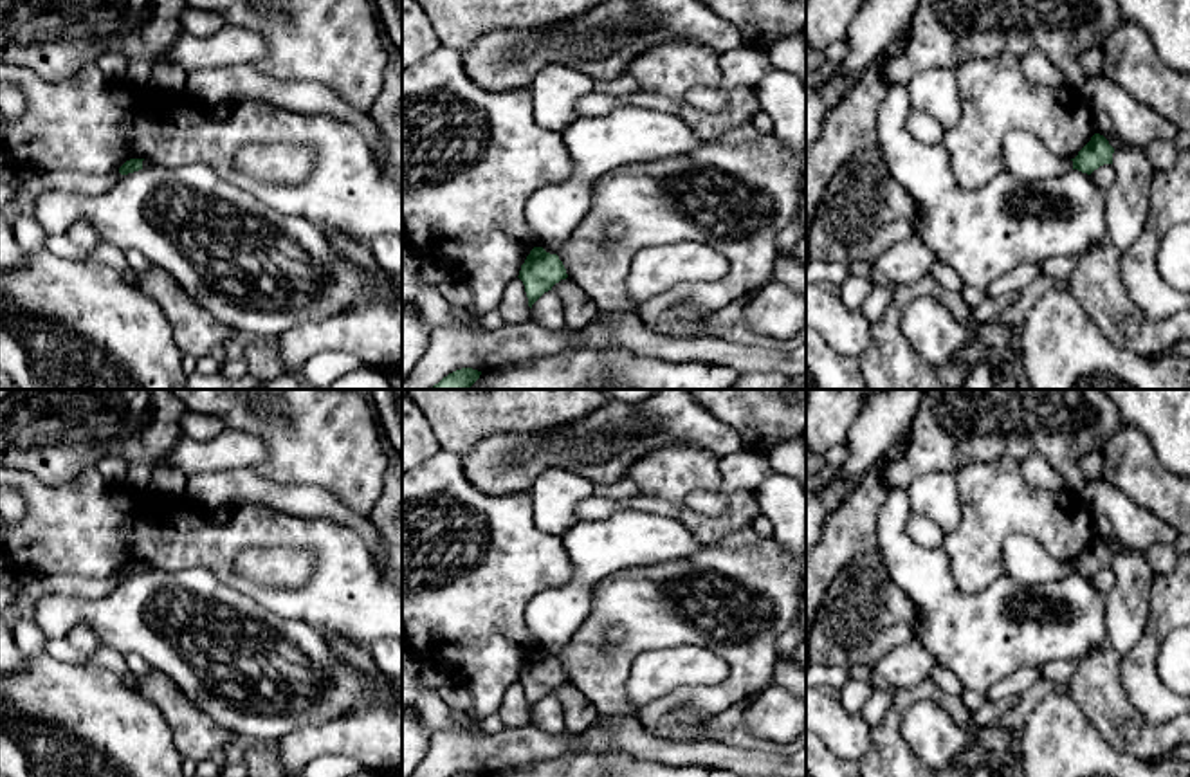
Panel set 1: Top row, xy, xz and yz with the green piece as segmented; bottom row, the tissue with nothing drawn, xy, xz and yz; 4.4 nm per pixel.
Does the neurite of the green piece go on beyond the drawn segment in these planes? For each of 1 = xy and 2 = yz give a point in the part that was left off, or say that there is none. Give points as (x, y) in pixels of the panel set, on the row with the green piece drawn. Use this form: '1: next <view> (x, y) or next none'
1: next none
2: next none

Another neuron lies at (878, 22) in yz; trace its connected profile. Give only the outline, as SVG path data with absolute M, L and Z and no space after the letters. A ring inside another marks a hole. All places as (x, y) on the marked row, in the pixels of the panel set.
M867 0L847 27L847 54L837 63L831 79L819 87L806 87L806 142L819 137L829 108L851 88L855 78L898 40L918 0Z

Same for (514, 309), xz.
M519 278L512 279L505 287L498 312L505 325L521 325L530 321L528 297Z

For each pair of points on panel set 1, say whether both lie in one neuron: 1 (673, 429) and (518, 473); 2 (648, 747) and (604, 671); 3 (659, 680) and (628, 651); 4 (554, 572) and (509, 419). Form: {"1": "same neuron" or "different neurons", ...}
{"1": "same neuron", "2": "different neurons", "3": "different neurons", "4": "different neurons"}

